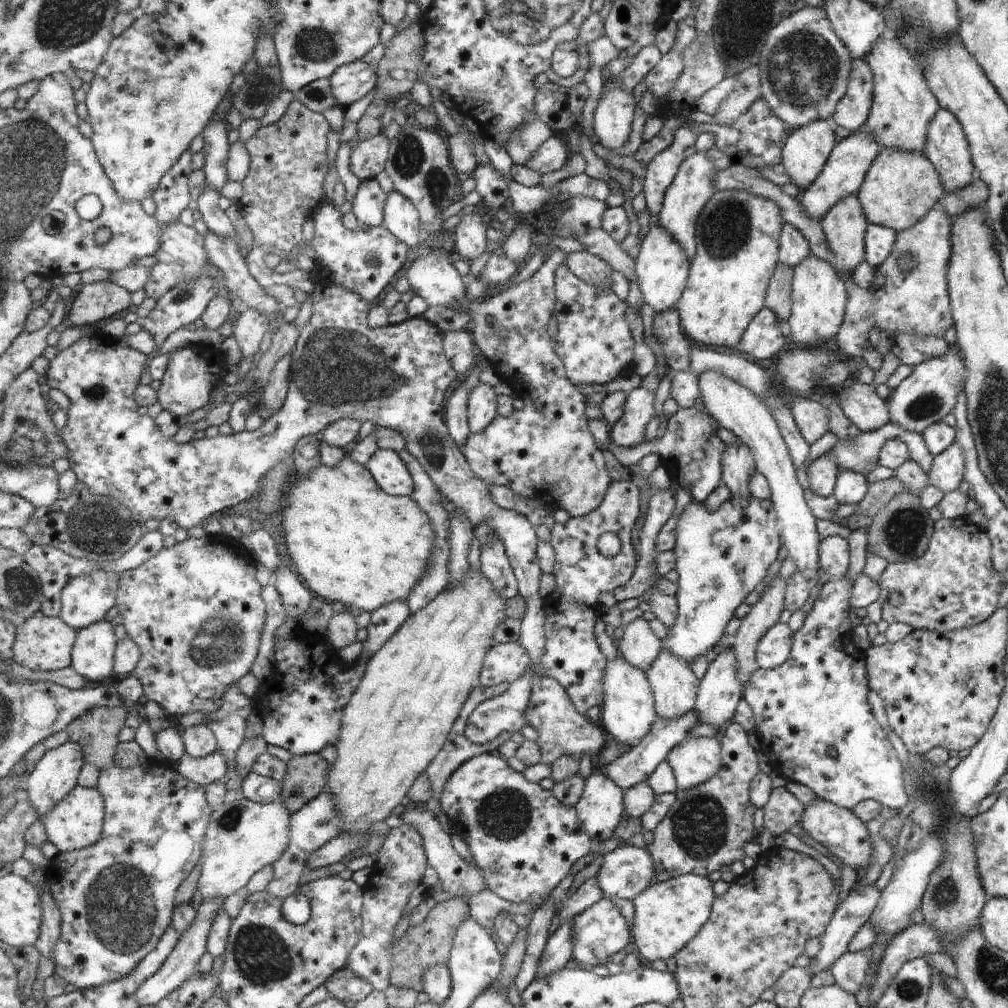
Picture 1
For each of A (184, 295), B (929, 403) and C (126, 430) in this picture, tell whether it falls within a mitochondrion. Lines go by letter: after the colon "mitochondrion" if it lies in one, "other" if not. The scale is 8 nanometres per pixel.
A: mitochondrion
B: mitochondrion
C: other

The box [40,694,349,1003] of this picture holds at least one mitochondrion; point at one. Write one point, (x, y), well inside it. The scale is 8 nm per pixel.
(119, 908)

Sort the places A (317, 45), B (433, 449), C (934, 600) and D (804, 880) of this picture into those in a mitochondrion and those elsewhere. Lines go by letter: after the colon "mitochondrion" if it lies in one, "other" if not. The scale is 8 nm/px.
A: mitochondrion
B: mitochondrion
C: other
D: mitochondrion

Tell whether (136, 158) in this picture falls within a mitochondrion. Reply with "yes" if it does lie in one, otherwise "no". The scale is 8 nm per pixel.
no

